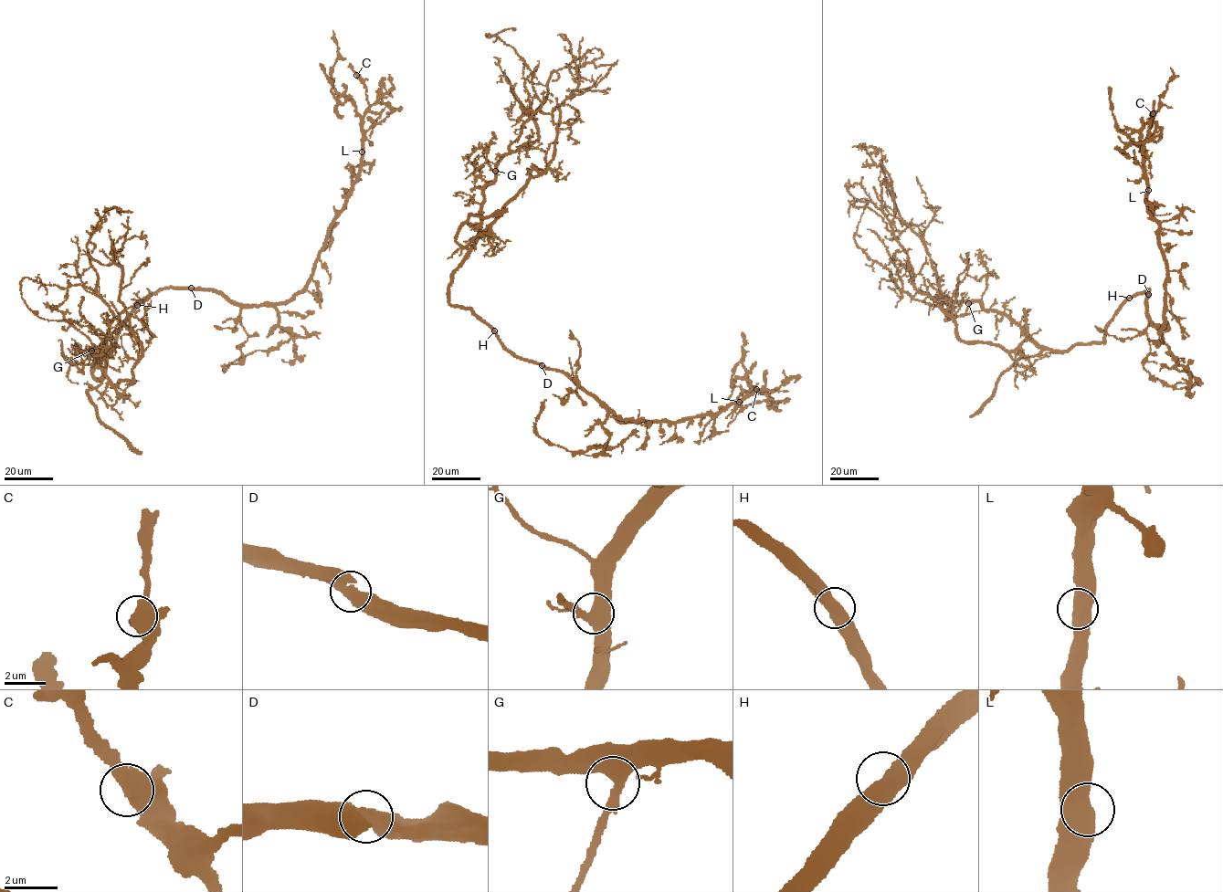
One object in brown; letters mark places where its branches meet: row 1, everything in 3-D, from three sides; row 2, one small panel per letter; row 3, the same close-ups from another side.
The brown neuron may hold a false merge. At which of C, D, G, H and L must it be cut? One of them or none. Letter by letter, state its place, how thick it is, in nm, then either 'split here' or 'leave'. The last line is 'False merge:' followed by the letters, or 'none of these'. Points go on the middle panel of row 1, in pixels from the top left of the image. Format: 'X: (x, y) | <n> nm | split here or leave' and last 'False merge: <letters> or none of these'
C: (756, 389) | 600 nm | leave
D: (542, 365) | 600 nm | leave
G: (495, 171) | 500 nm | leave
H: (494, 330) | 550 nm | leave
L: (739, 402) | 600 nm | leave
False merge: none of these

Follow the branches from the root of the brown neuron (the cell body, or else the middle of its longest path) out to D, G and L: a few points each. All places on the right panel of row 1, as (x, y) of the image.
D: (1128, 299), (1143, 294), (1146, 289), (1148, 294)
G: (1128, 299), (1103, 342), (1059, 351), (1038, 344), (1005, 315), (968, 303)
L: (1128, 299), (1148, 289), (1144, 304), (1151, 323), (1167, 327), (1166, 264), (1159, 222), (1149, 211), (1148, 190)

